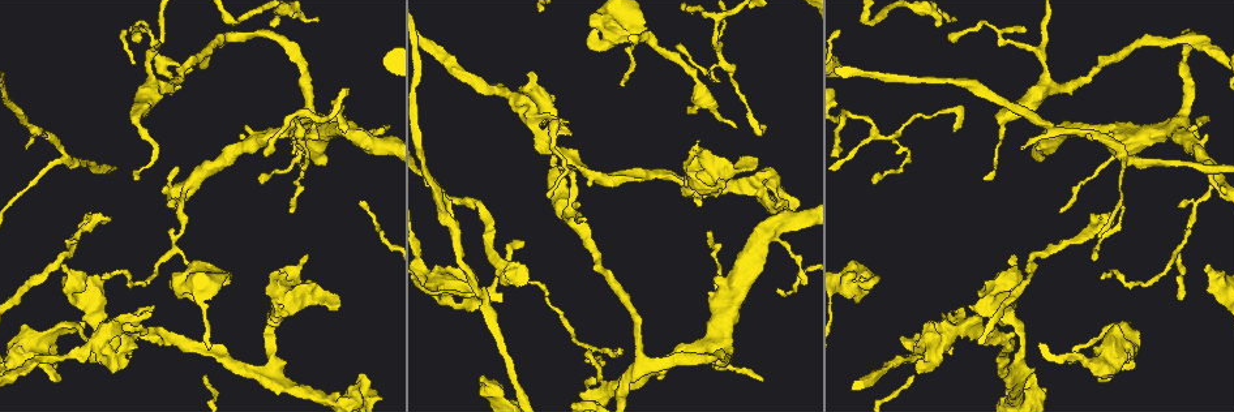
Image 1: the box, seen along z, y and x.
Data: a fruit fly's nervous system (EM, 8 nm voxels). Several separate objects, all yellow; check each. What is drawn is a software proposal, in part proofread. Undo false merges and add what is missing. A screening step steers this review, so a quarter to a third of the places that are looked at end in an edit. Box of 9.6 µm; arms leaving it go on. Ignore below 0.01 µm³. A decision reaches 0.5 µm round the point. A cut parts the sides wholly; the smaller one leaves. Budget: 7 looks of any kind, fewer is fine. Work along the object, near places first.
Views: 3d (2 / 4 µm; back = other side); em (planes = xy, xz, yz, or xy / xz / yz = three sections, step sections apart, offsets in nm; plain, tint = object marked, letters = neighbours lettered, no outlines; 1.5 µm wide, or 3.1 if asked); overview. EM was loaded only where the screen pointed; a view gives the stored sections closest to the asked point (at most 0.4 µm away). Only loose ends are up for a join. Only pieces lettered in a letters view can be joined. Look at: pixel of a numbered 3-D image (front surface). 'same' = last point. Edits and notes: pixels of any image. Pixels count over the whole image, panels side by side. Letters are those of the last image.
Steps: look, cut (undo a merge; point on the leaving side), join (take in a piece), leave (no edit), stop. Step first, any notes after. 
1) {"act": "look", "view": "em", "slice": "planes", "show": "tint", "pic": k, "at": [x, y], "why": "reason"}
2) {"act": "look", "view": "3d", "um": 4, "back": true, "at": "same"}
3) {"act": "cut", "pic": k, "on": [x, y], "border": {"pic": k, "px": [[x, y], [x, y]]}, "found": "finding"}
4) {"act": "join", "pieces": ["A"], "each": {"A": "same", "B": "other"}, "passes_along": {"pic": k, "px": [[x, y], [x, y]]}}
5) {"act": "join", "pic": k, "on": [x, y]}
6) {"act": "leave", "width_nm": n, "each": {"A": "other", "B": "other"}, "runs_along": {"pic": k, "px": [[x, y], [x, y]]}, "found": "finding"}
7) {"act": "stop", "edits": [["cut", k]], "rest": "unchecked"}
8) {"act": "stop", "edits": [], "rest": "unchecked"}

{"act": "look", "view": "3d", "um": 2, "back": true, "pic": 1, "at": [1069, 364]}

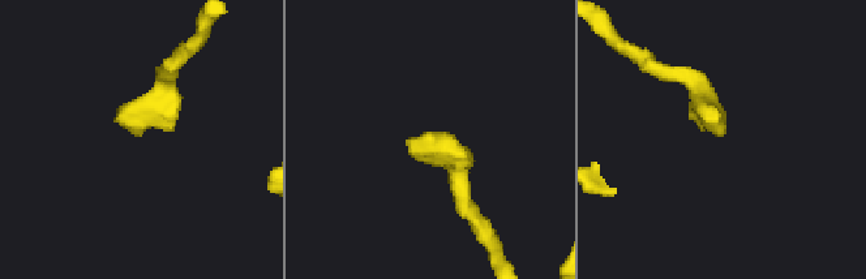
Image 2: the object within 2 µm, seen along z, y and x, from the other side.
{"act": "look", "view": "em", "slice": "xy", "step": 8, "show": "tint", "pic": 2, "at": [113, 122]}

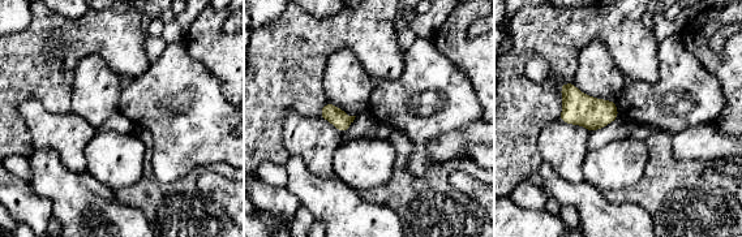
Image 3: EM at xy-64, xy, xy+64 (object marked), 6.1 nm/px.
{"act": "look", "view": "em", "slice": "xz", "step": 8, "show": "letters", "at": "same", "why": "cut it another way"}

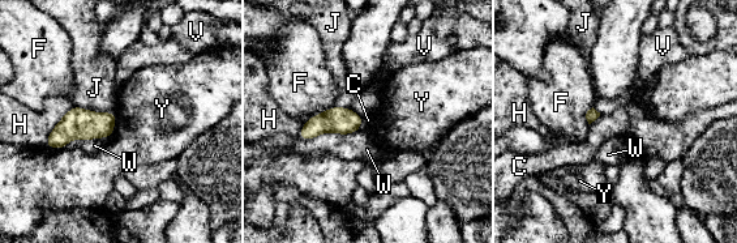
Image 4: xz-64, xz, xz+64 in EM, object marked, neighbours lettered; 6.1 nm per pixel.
{"act": "leave", "each": {"C": "other", "F": "other", "H": "other", "J": "other", "V": "other", "W": "other", "Y": "other"}, "found": "none of them fits"}

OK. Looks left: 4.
{"act": "look", "view": "3d", "um": 4, "pic": 1, "at": [525, 265], "why": "an open end"}

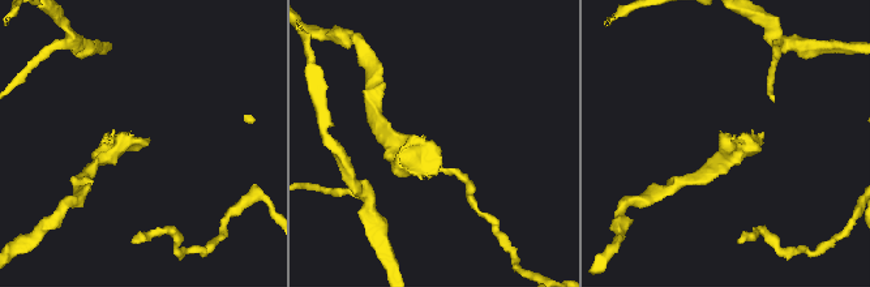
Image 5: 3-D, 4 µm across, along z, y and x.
{"act": "look", "view": "em", "slice": "planes", "show": "letters", "pic": 5, "at": [726, 143]}

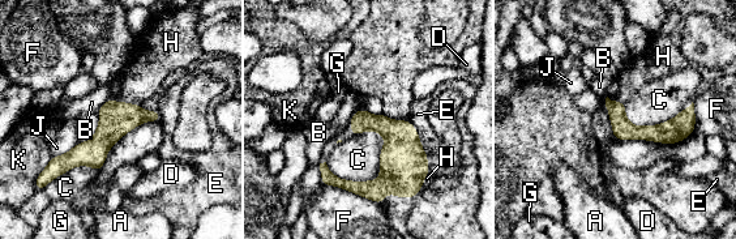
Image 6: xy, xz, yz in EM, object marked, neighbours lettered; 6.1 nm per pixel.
{"act": "join", "pic": 6, "on": [142, 77], "each": {"A": "other", "B": "other", "C": "other", "D": "other", "E": "other", "F": "other", "G": "other", "H": "same", "J": "other", "K": "other"}, "found": "the cell continues"}

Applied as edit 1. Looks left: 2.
{"act": "look", "view": "em", "slice": "planes", "show": "tint", "pic": 1, "at": [228, 282], "why": "thick end"}

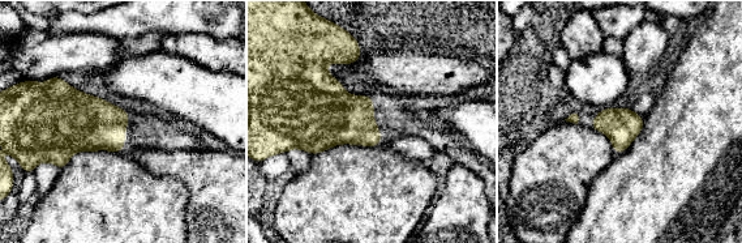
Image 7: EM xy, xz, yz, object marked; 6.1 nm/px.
{"act": "look", "view": "em", "slice": "planes", "show": "letters", "at": "same"}

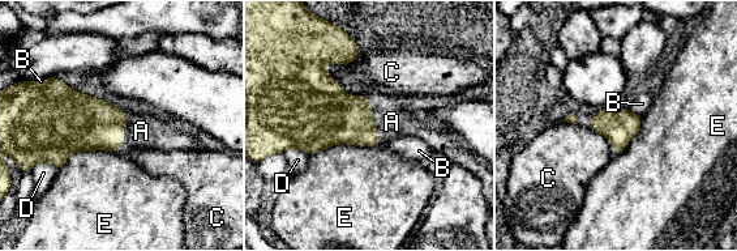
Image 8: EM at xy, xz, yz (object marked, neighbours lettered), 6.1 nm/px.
{"act": "join", "pic": 8, "on": [391, 122], "each": {"A": "same", "B": "other", "C": "other", "D": "other", "E": "other"}, "passes_along": {"pic": 8, "px": [[331, 117], [372, 120], [391, 122]]}, "found": "it goes on there"}

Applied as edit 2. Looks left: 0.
{"act": "stop", "edits": [["join", 6], ["join", 8]], "rest": "unchecked"}

